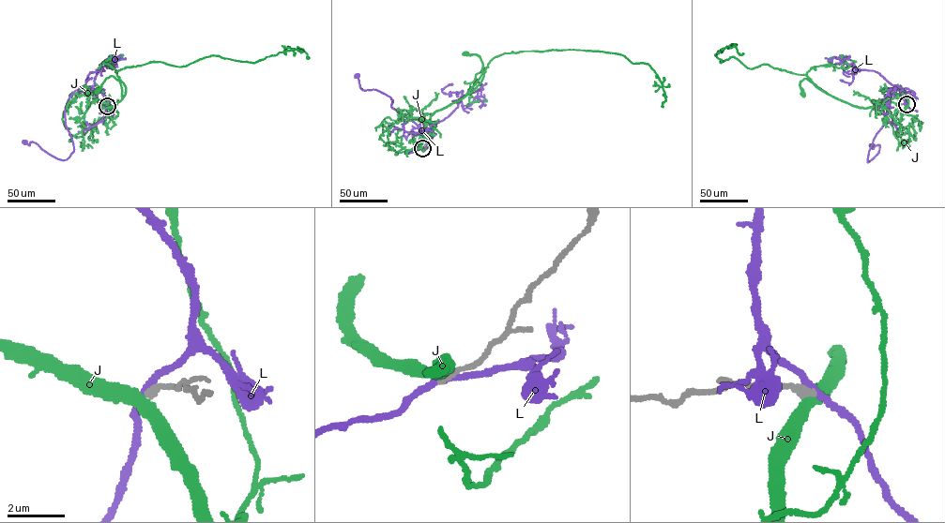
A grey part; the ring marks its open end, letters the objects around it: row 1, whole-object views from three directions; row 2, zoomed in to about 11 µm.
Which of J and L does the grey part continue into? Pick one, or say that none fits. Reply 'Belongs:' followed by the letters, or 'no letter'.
Belongs: no letter

